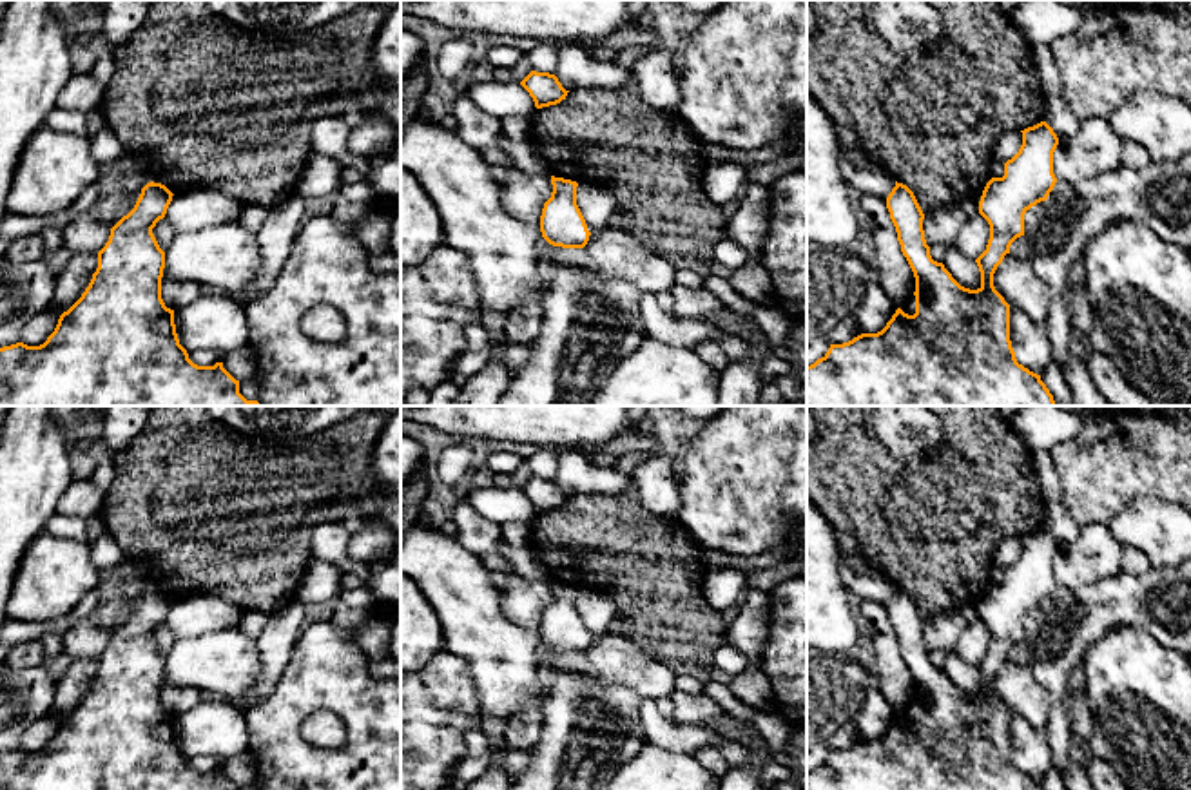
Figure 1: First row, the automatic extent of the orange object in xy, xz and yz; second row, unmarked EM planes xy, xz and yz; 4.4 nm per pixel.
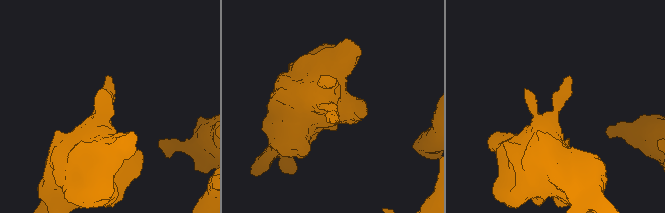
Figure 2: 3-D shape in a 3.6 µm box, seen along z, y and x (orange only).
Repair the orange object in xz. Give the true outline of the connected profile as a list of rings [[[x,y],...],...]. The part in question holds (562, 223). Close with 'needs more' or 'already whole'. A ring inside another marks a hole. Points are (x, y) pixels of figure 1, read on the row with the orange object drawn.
[[[551,176],[553,192],[540,216],[542,237],[562,248],[584,248],[591,232],[576,205],[576,181]]]; already whole

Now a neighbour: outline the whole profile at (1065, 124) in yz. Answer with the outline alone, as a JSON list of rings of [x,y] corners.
[[[1060,96],[1048,98],[1044,121],[1053,129],[1059,141],[1071,138],[1080,127],[1080,120]]]

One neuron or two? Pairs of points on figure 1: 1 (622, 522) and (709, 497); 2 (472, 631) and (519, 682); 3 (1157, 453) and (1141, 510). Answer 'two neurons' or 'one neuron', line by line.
1: two neurons
2: one neuron
3: two neurons

